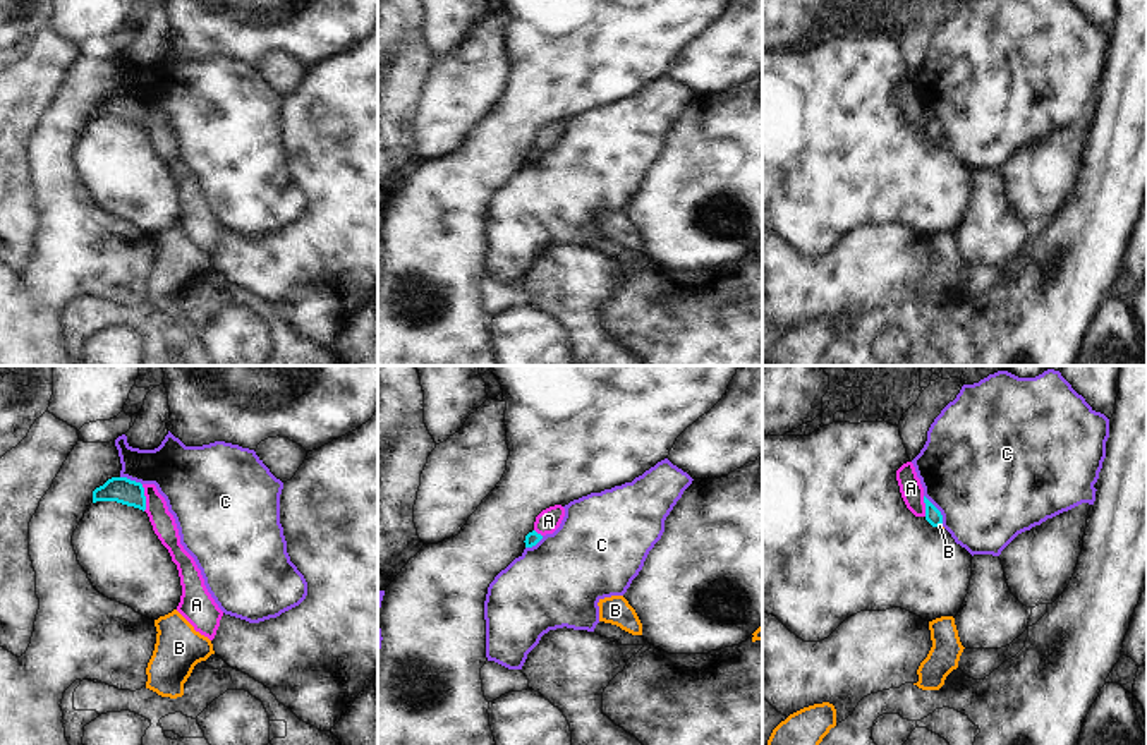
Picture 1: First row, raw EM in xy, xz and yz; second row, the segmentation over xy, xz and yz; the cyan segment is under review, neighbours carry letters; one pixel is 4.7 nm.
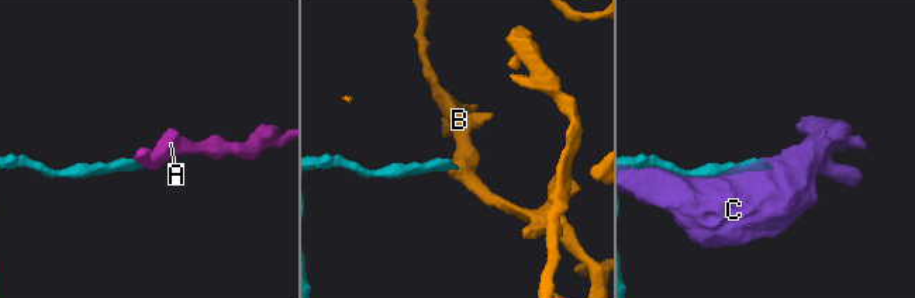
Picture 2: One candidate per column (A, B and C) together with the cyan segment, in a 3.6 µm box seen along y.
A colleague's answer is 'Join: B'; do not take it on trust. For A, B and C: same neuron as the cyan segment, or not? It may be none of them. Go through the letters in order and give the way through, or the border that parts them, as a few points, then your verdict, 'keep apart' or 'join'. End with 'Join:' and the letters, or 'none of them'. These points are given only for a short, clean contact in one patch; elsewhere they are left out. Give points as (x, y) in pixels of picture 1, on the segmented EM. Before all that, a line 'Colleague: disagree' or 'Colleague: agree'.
Colleague: agree
A: along xy (141, 484), (145, 510) | keep apart
B: across yz (933, 515), (940, 524), (940, 526) | join
C: keep apart
Join: B

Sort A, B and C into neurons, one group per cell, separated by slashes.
A / B / C

